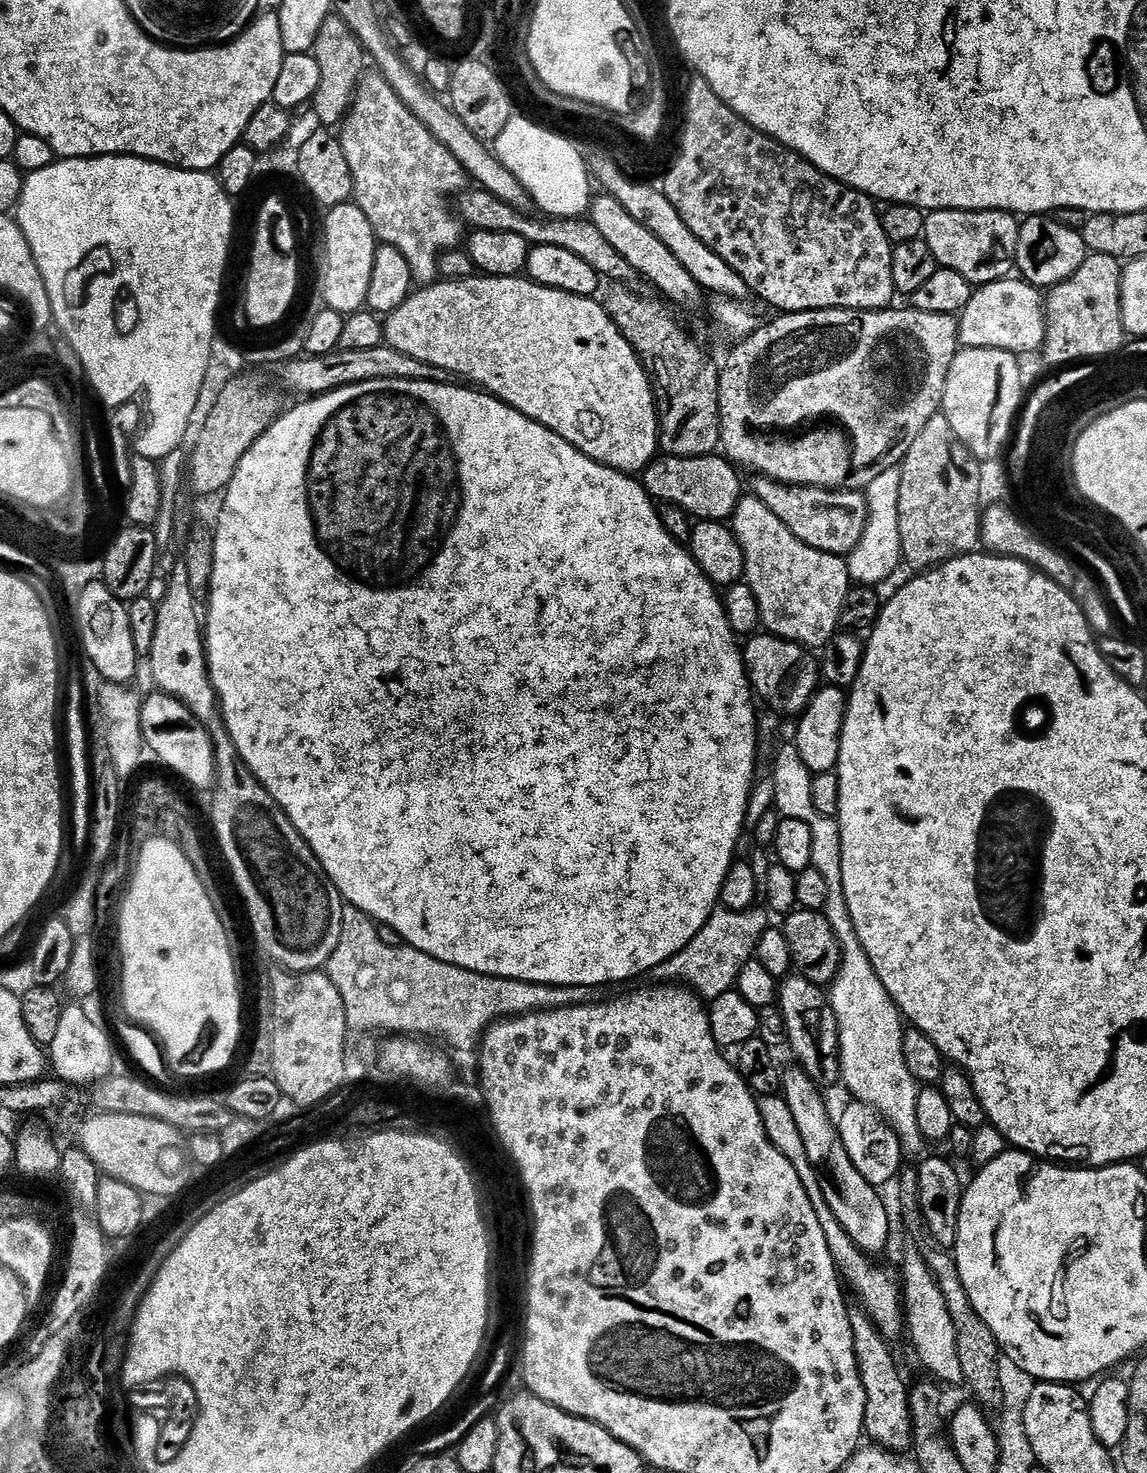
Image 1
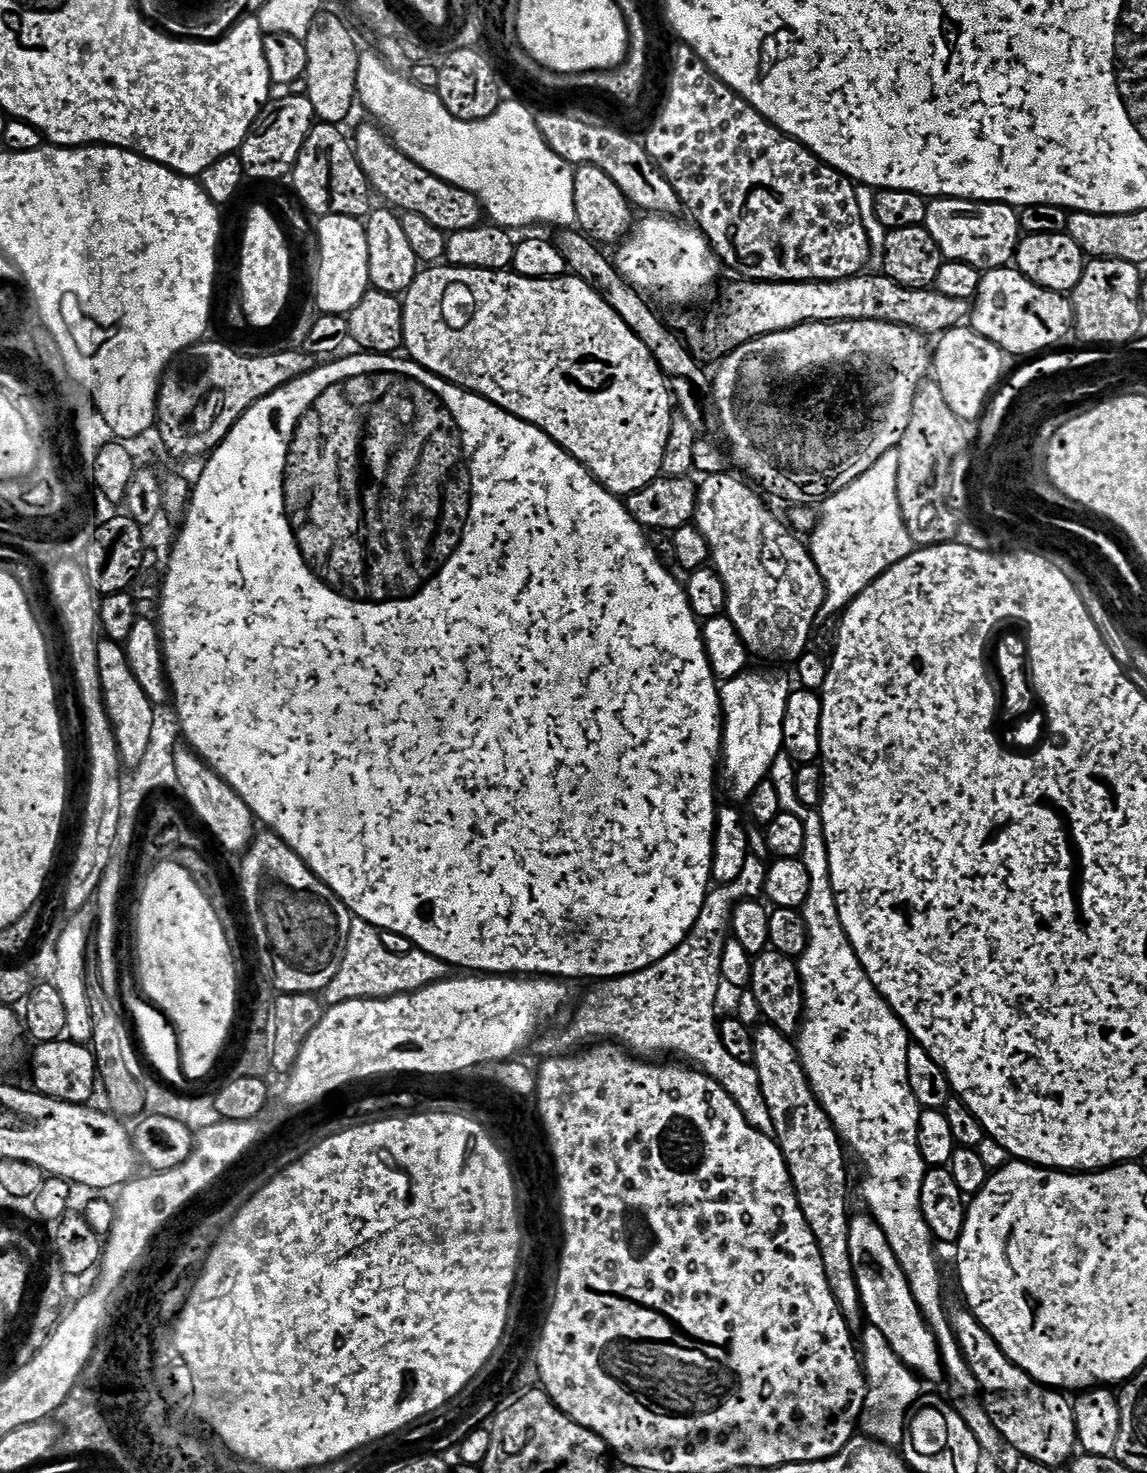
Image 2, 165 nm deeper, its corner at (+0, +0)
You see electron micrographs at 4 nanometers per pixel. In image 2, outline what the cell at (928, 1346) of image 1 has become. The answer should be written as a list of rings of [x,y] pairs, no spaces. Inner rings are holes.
[[[782,751],[775,759],[769,779],[777,787],[781,811],[800,818],[806,829],[806,846],[802,859],[809,871],[813,890],[807,895],[802,909],[808,931],[808,945],[798,958],[804,987],[804,1022],[800,1025],[798,1033],[800,1064],[806,1070],[806,1078],[818,1102],[832,1119],[837,1134],[850,1149],[851,1155],[853,1157],[856,1155],[860,1159],[861,1166],[864,1167],[864,1200],[868,1203],[867,1211],[878,1222],[878,1226],[882,1226],[882,1234],[886,1234],[886,1239],[890,1242],[890,1250],[894,1250],[894,1258],[898,1258],[898,1266],[902,1266],[902,1274],[906,1274],[906,1282],[910,1282],[910,1294],[914,1294],[914,1302],[918,1302],[918,1310],[922,1310],[938,1342],[940,1361],[944,1364],[946,1385],[948,1384],[947,1395],[950,1397],[952,1407],[966,1422],[966,1426],[970,1426],[970,1434],[978,1438],[981,1453],[996,1454],[994,1452],[1002,1448],[1000,1431],[996,1429],[990,1414],[984,1409],[978,1378],[974,1378],[962,1354],[960,1343],[952,1329],[949,1309],[944,1309],[944,1280],[940,1277],[940,1264],[936,1261],[937,1245],[922,1214],[922,1178],[926,1171],[918,1146],[918,1122],[922,1107],[911,1092],[910,1078],[907,1076],[907,1050],[910,1045],[908,1030],[894,1014],[892,1007],[880,997],[879,990],[874,986],[874,982],[870,982],[862,962],[858,962],[854,946],[850,946],[850,938],[846,938],[842,918],[838,918],[838,902],[834,894],[830,890],[820,892],[822,884],[826,886],[831,883],[829,850],[826,846],[825,830],[819,811],[805,806],[798,799],[795,786],[796,771],[795,761],[787,752]]]

